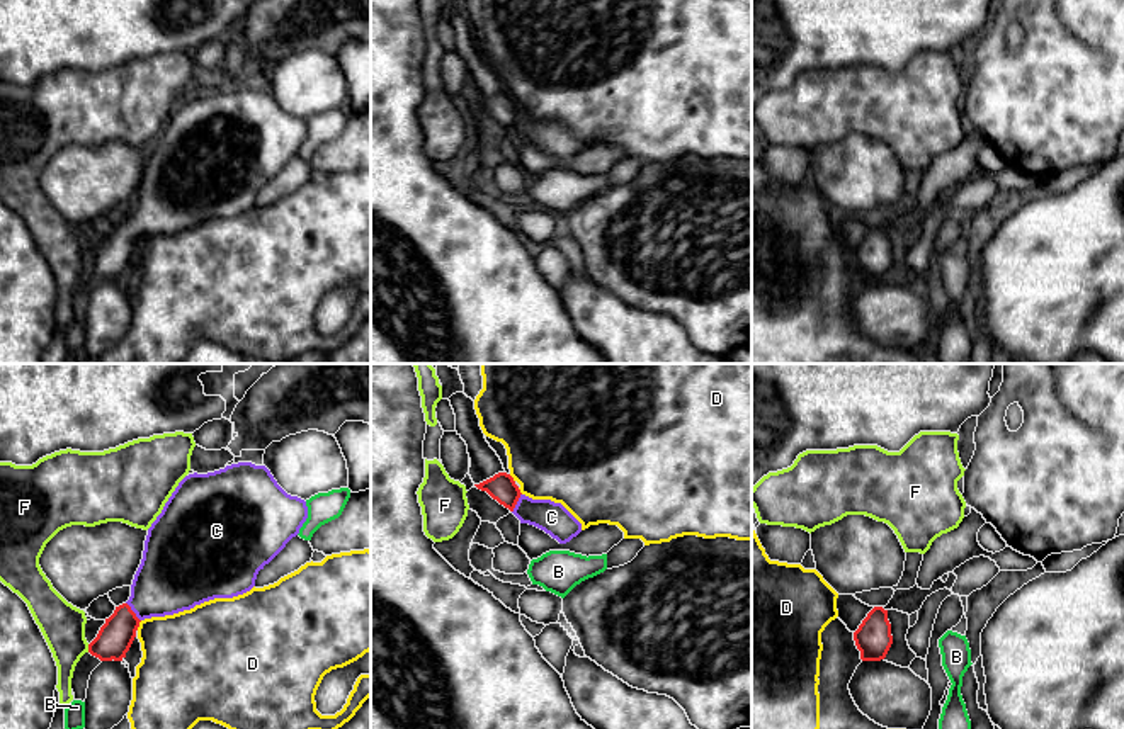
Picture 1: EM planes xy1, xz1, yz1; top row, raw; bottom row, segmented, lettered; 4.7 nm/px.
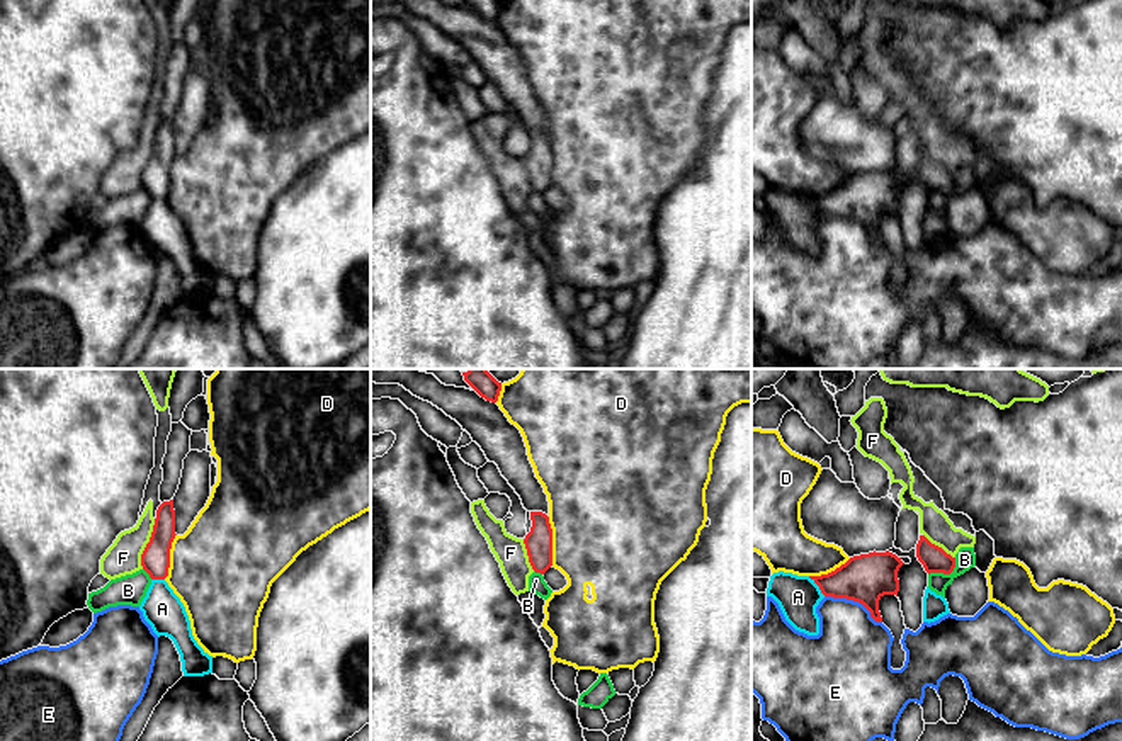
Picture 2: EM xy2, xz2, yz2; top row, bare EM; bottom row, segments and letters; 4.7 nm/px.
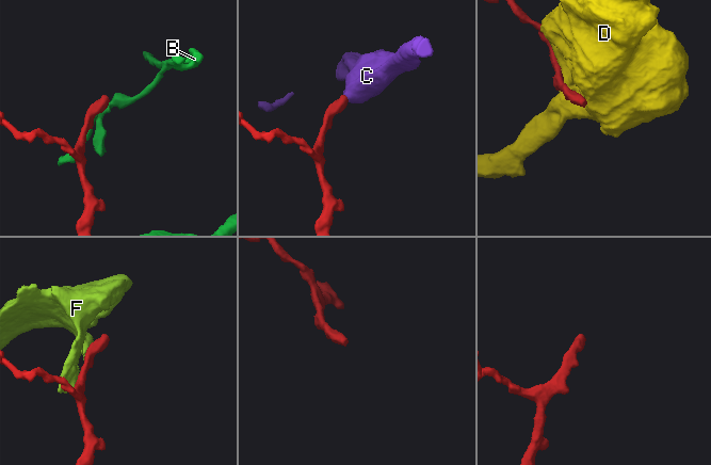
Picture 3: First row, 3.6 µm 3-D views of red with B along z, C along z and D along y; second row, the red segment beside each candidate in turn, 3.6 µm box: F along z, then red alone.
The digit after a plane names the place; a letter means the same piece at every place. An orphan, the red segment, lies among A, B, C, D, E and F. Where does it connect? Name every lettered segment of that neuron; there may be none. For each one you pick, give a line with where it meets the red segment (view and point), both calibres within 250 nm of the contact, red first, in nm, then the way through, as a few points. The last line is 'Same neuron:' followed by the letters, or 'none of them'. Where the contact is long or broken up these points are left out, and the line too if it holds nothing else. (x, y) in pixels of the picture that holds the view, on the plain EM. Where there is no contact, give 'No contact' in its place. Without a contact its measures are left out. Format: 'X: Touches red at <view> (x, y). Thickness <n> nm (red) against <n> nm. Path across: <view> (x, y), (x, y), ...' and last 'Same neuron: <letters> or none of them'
C: Touches red at xy1 (133, 231). Thickness 160 nm (red) against 320 nm. Path across: xy1 (116, 255), (133, 231), (172, 196)
Same neuron: C

